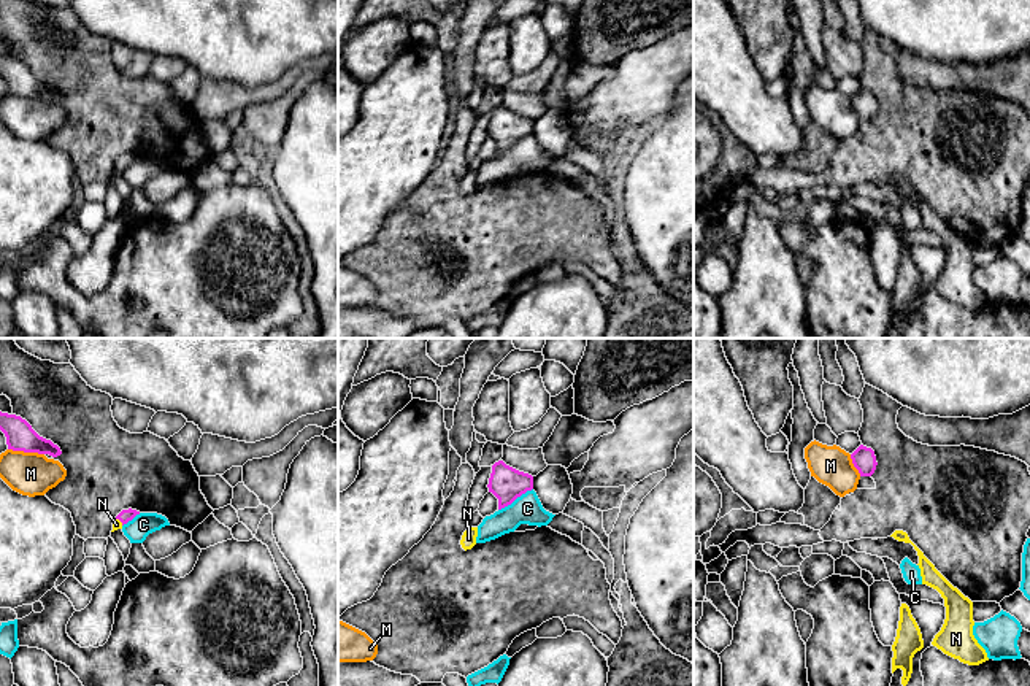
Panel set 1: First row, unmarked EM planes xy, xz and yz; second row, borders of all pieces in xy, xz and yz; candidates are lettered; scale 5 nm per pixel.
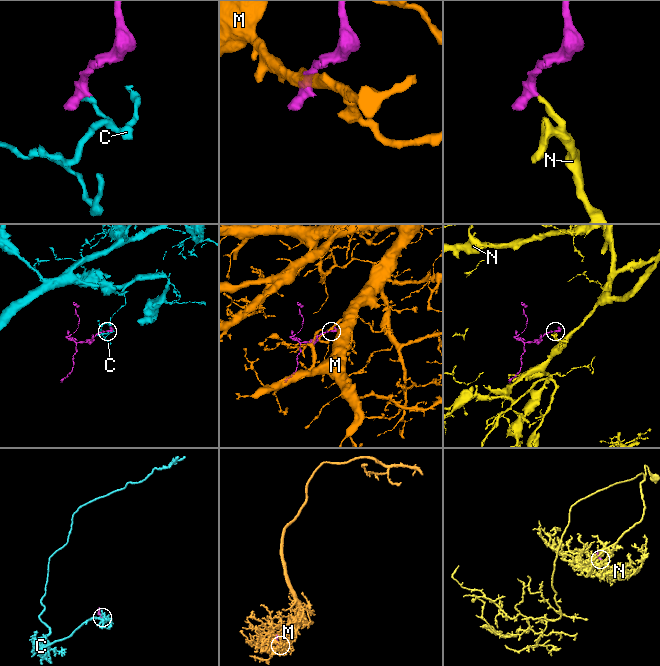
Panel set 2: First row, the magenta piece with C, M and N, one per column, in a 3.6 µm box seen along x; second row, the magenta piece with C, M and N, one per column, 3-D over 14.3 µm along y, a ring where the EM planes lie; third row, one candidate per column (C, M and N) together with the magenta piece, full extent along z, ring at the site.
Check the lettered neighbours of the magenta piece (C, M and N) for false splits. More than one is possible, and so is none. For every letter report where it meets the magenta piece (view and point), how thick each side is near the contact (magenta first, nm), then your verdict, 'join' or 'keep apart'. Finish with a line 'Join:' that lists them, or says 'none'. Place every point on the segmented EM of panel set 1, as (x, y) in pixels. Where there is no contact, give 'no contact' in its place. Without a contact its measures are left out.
C: xz (514, 499) | 170/150 nm | keep apart
M: xy (26, 451) | 140/220 nm | keep apart
N: xy (119, 520) | 70/50 nm | join
Join: N

